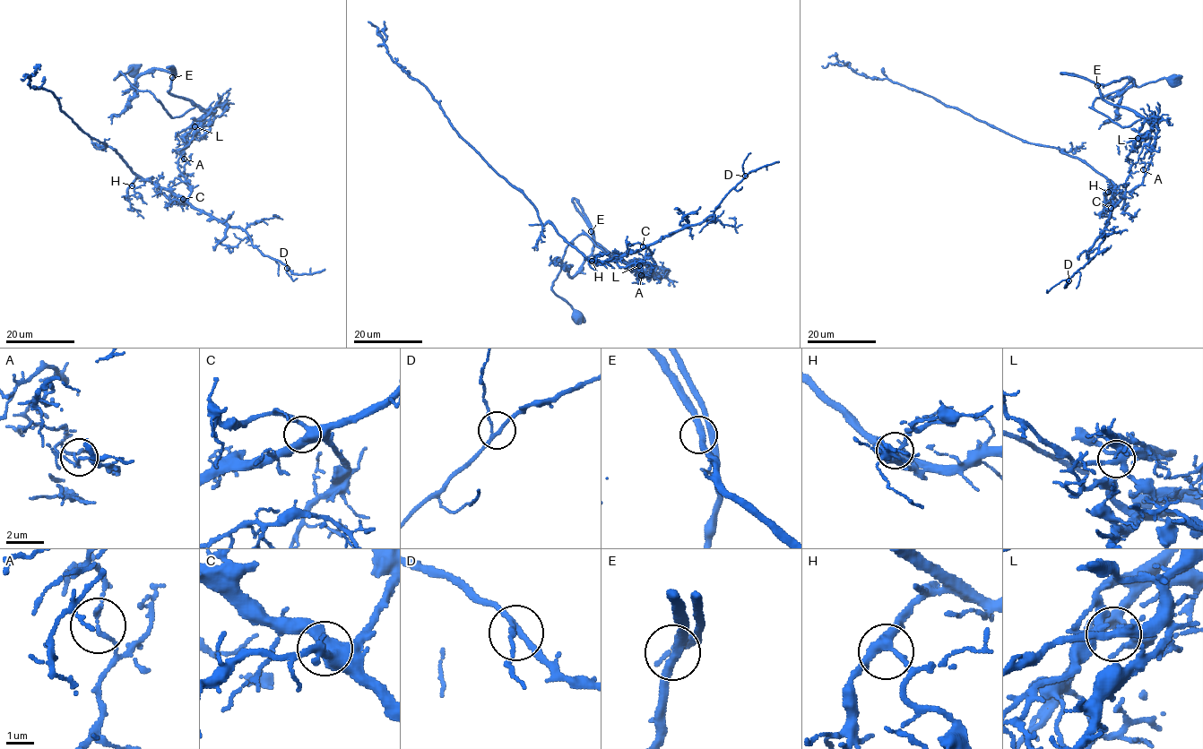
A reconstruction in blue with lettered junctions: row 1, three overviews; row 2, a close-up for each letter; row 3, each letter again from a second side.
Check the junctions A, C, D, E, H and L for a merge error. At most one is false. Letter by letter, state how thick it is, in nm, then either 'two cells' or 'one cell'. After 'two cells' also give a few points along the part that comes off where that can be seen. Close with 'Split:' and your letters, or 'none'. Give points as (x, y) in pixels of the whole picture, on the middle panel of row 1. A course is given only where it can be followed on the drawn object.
A: 140 nm | two cells | (641, 275), (645, 247), (596, 263), (543, 224), (431, 92), (392, 59), (368, 21)
C: 460 nm | one cell
D: 160 nm | one cell
E: 260 nm | one cell
H: 320 nm | one cell
L: 280 nm | one cell
Split: A

